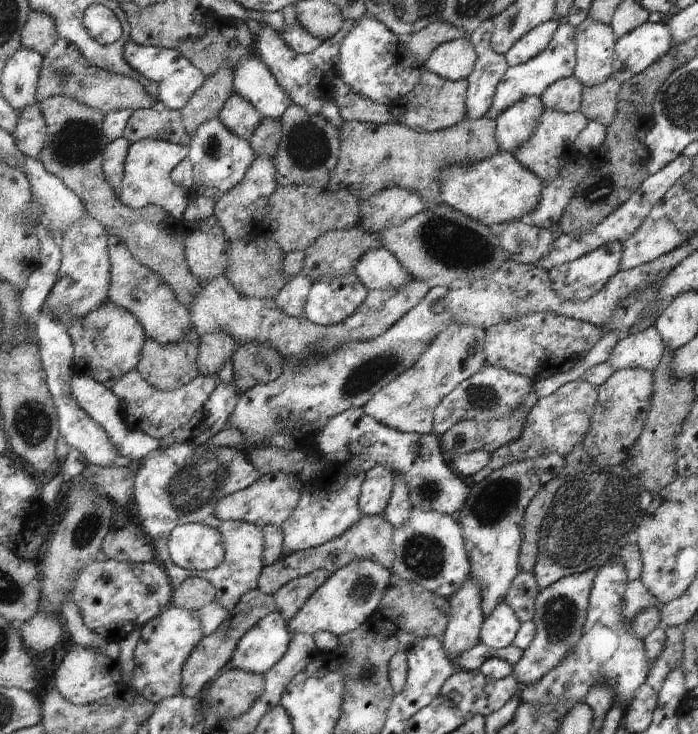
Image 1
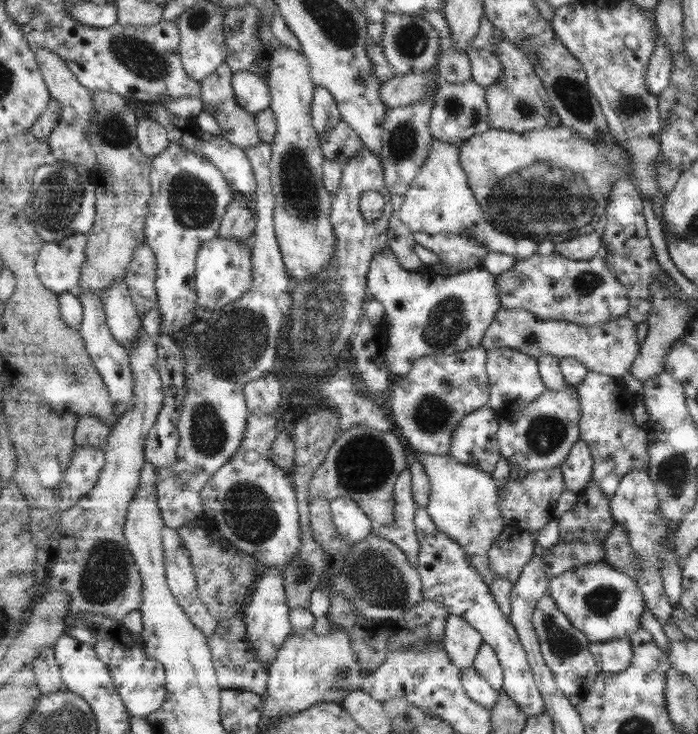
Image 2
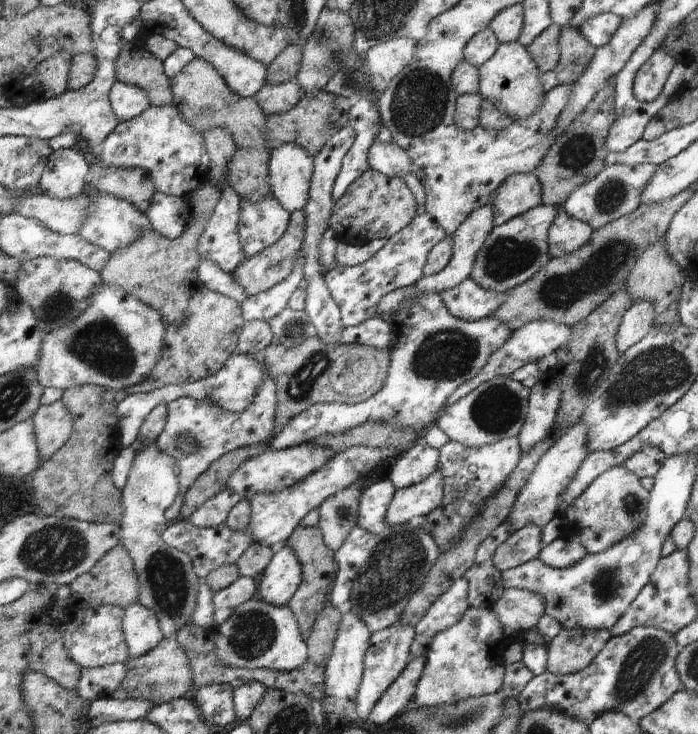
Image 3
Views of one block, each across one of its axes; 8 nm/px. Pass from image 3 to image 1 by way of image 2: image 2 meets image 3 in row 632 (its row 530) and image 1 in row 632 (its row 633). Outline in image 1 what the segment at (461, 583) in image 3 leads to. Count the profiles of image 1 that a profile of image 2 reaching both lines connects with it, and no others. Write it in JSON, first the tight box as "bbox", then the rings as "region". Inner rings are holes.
{"bbox":[479,603,520,650],"region":[[[505,603],[497,604],[483,619],[479,630],[479,643],[491,650],[507,648],[513,642],[520,622]]]}

